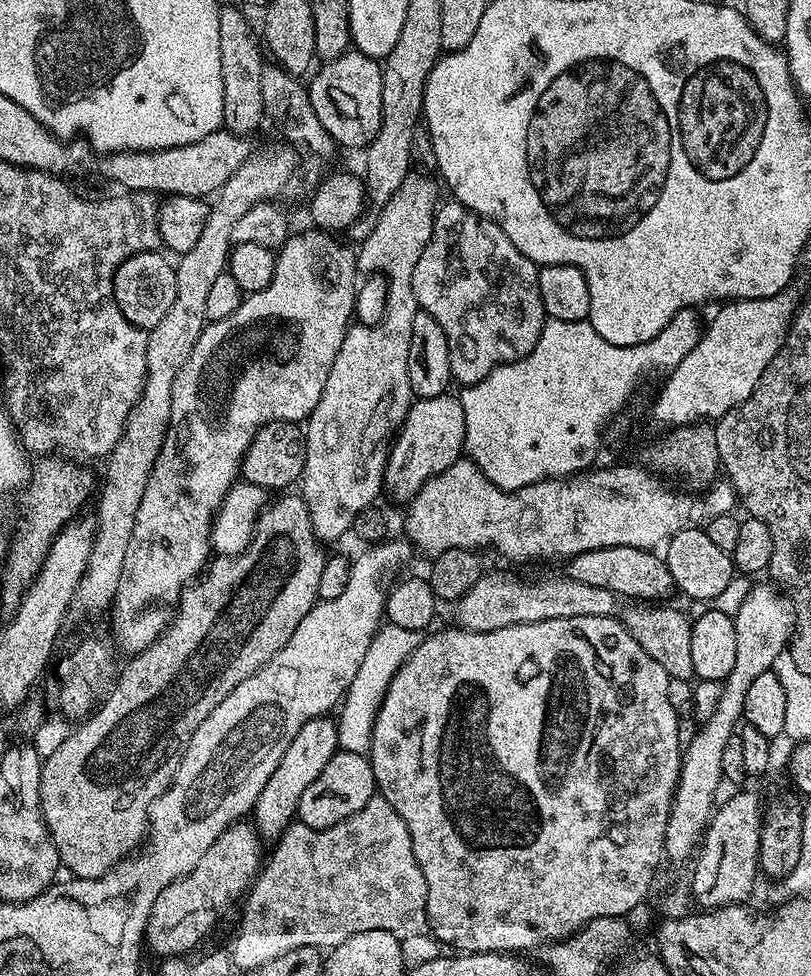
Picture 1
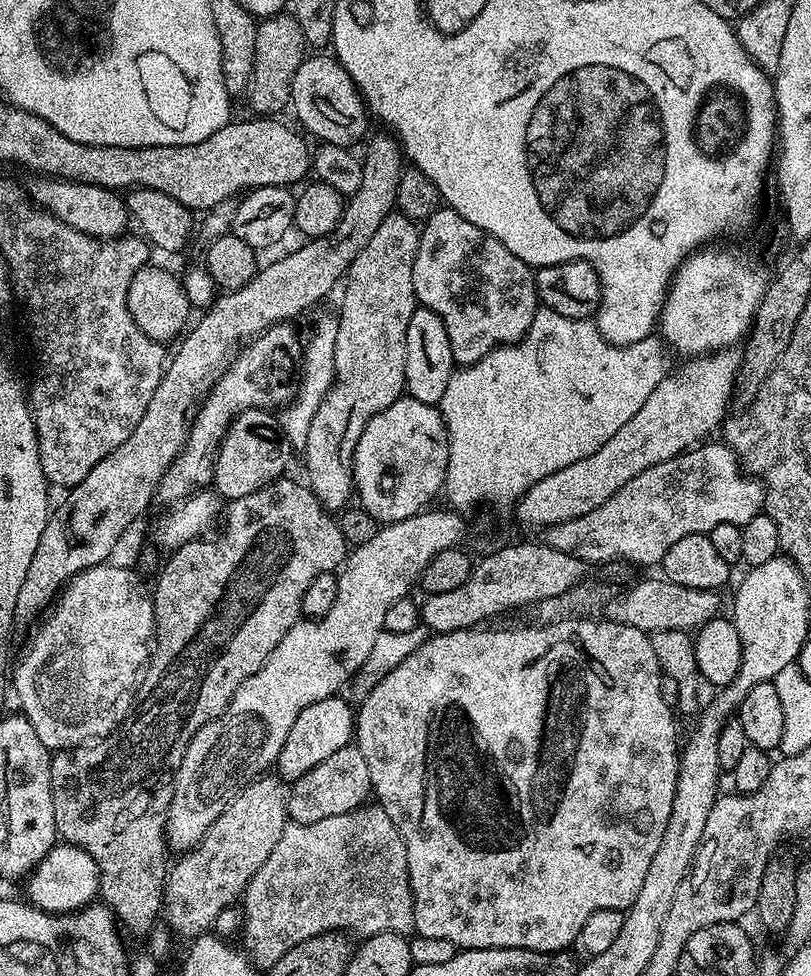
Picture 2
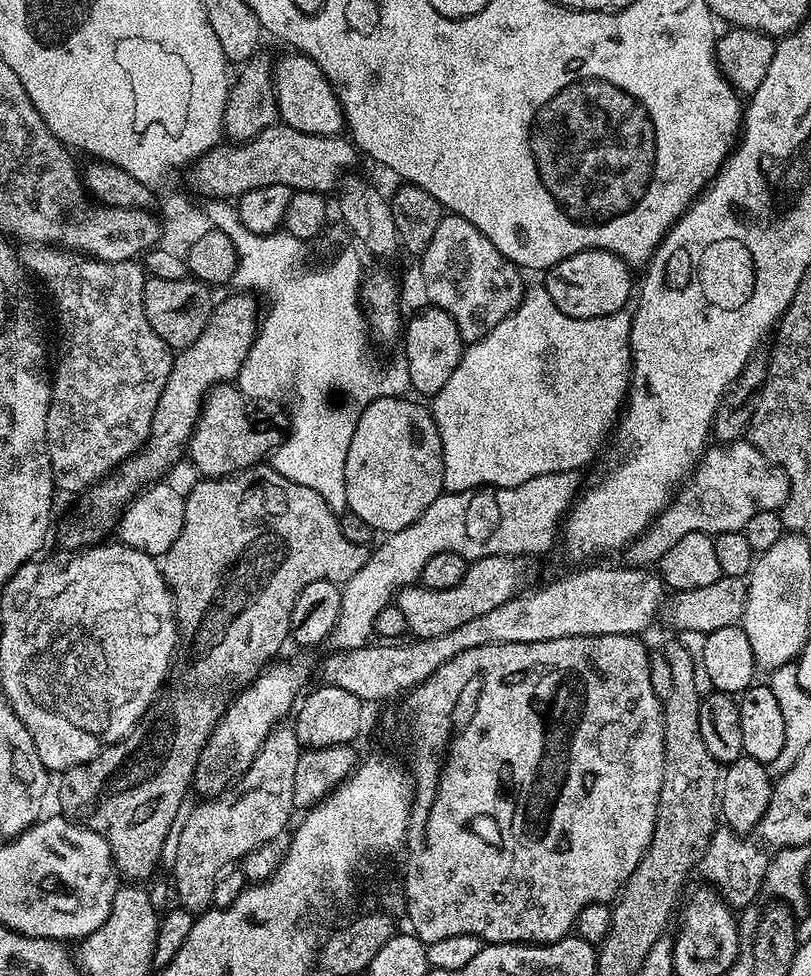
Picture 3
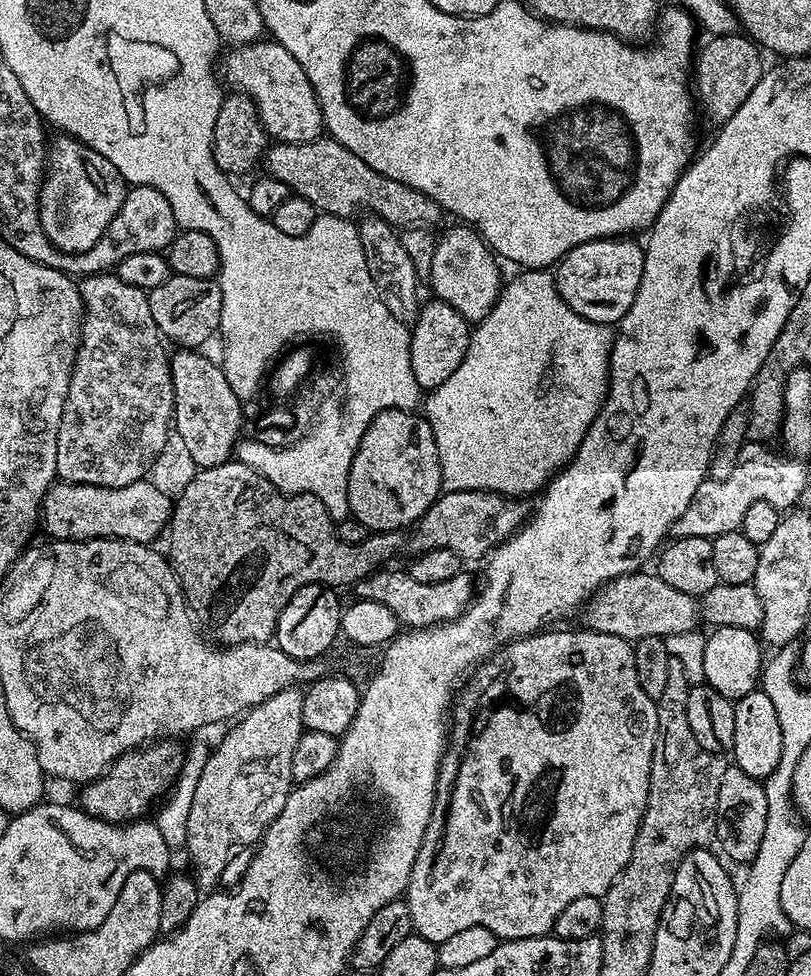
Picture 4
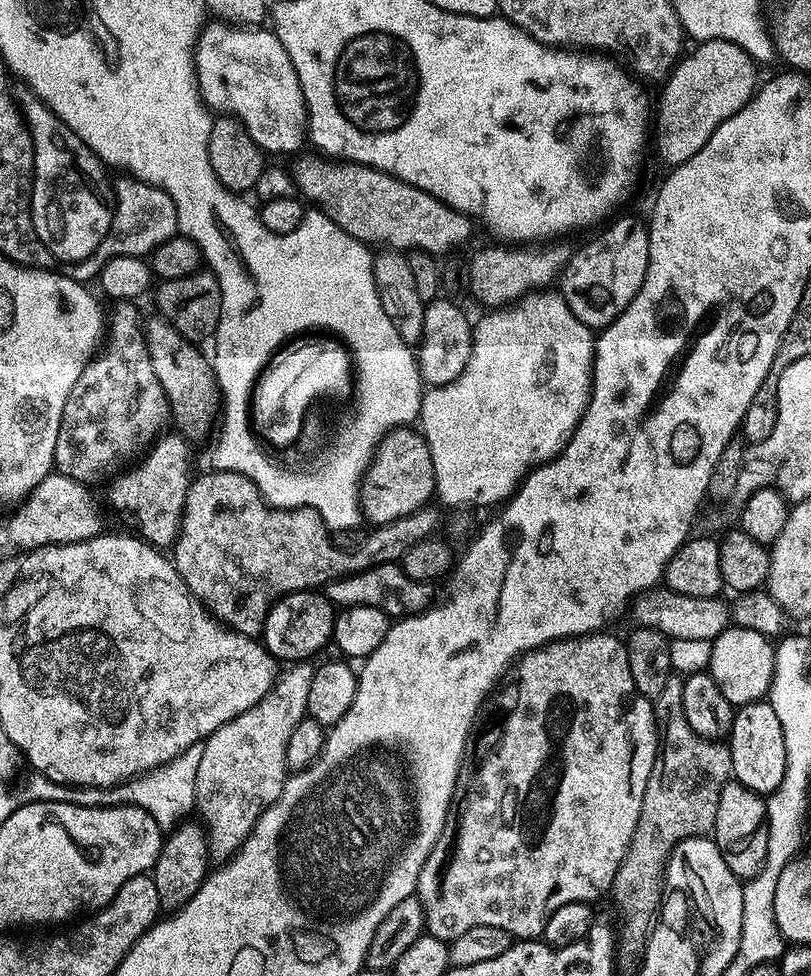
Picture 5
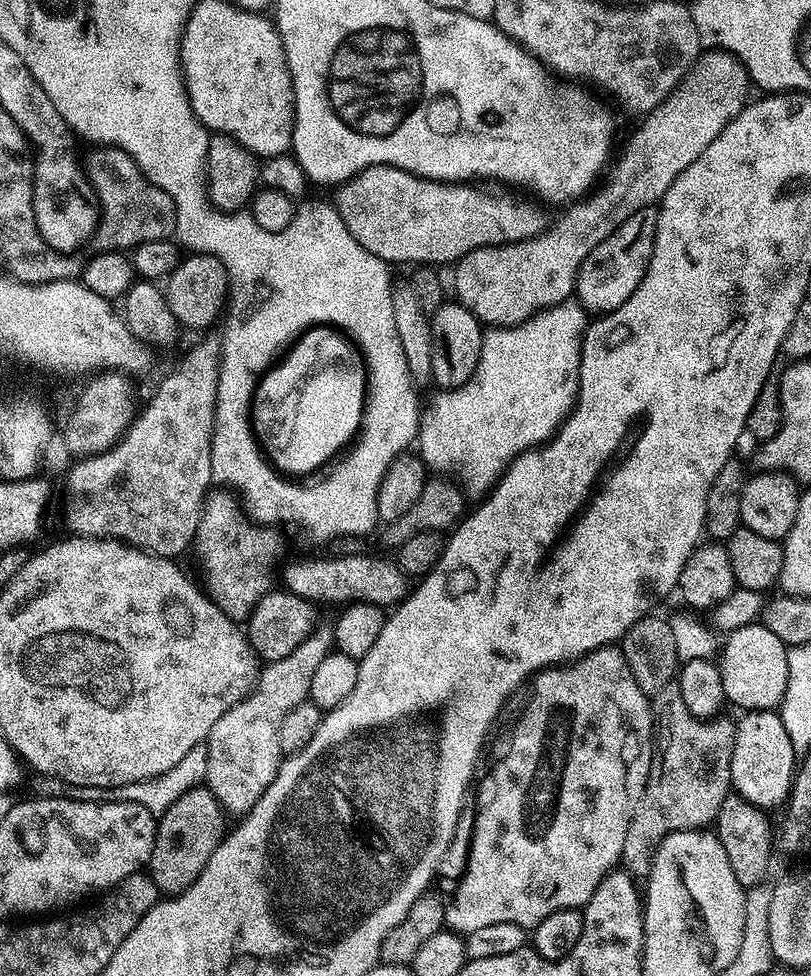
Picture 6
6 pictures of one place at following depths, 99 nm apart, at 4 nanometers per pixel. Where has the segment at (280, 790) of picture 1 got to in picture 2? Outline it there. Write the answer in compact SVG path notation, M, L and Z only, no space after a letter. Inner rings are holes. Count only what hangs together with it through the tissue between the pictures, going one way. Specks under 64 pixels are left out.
M337 694L330 698L322 698L322 702L314 702L314 706L306 706L294 726L290 726L290 734L286 734L286 742L278 754L274 768L281 780L291 782L302 778L302 774L310 774L318 762L330 758L337 750L353 743L356 730L356 712Z

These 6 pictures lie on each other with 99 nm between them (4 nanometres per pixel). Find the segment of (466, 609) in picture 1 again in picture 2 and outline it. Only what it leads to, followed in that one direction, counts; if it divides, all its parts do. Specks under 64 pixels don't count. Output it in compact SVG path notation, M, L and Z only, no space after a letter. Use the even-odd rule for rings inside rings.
M663 578L640 580L621 596L613 595L606 605L607 619L622 626L634 626L649 634L662 630L682 630L691 633L706 622L717 619L720 612L719 591L694 590L690 586L678 586Z

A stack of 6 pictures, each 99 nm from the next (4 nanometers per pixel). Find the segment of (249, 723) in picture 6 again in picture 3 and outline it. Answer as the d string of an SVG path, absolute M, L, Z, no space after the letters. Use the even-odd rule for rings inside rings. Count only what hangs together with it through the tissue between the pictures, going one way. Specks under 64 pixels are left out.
M277 726L269 732L266 742L258 750L252 765L246 769L243 776L236 781L235 790L225 791L219 796L205 799L188 818L183 821L181 838L179 839L178 858L170 869L171 879L174 881L174 892L180 900L179 907L187 908L193 914L203 913L213 907L212 899L216 896L216 879L227 870L231 864L239 862L243 856L251 854L255 848L271 842L275 836L280 836L289 827L288 819L294 813L292 795L294 794L294 766L298 762L302 745L296 737L295 727Z

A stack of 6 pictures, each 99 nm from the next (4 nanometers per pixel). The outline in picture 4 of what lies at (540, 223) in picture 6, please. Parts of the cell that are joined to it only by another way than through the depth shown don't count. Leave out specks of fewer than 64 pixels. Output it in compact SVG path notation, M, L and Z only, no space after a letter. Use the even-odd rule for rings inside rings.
M321 138L301 144L273 143L266 152L267 175L286 182L289 193L306 198L317 213L330 216L355 217L359 208L365 213L380 216L387 224L403 230L413 226L433 226L442 217L440 205L426 194L397 180L378 174L362 158L350 154L331 138Z

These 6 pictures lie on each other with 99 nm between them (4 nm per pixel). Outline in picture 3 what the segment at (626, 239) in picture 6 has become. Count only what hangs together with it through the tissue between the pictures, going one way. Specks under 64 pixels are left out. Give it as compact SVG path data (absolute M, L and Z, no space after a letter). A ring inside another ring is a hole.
M591 248L585 252L574 254L562 262L558 262L553 268L547 269L543 273L542 287L548 291L554 306L562 310L562 314L573 316L574 318L598 318L599 316L614 316L621 310L620 307L628 300L628 295L633 295L634 280L632 284L633 269L625 264L621 256L615 256L612 252L607 252L601 248Z

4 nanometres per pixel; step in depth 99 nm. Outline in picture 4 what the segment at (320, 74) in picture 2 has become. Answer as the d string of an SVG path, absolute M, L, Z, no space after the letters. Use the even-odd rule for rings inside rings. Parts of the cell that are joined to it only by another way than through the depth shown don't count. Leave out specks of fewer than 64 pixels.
M275 42L264 43L233 47L224 60L223 79L228 79L235 91L253 100L264 131L273 141L301 144L321 139L326 132L324 115L314 86L310 86L310 78L306 78L306 70L298 66L298 58L294 58L290 50Z

